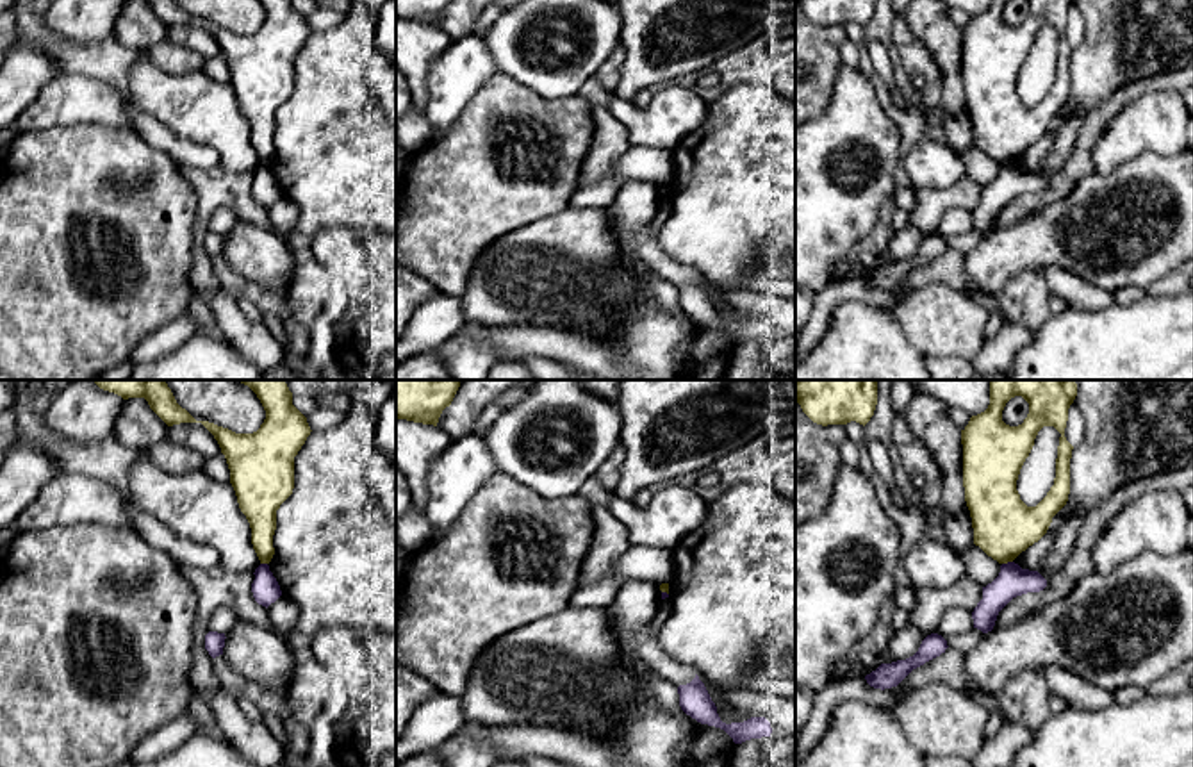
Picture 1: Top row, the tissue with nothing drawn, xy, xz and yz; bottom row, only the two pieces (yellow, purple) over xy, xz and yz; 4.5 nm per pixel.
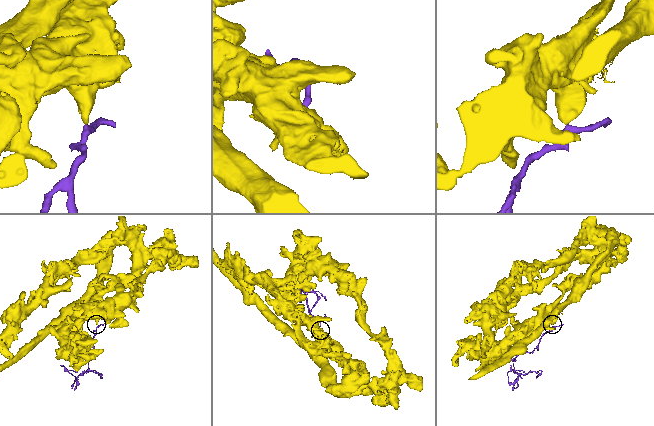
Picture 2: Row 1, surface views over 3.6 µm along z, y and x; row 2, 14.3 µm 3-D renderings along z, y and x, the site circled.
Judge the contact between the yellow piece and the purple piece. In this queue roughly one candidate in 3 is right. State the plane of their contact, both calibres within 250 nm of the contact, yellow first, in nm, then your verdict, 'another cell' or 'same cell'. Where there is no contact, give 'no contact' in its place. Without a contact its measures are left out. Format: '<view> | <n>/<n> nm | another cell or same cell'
yz | 280/140 nm | another cell

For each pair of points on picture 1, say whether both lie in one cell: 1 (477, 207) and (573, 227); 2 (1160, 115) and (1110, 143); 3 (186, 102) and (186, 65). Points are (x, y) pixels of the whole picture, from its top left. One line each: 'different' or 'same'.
1: different
2: same
3: different

